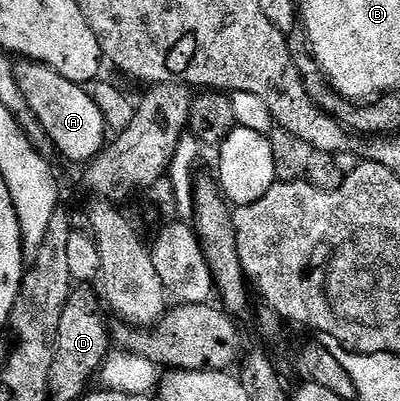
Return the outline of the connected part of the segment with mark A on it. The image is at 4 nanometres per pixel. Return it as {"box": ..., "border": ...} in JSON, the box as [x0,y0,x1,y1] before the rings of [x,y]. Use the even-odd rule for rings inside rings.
{"box":[16,61,106,163],"border":[[[17,61],[16,79],[18,88],[22,88],[22,96],[26,96],[26,104],[42,124],[47,139],[52,140],[70,161],[91,163],[106,145],[106,125],[93,95],[81,83],[66,80],[66,76],[41,62]]]}

